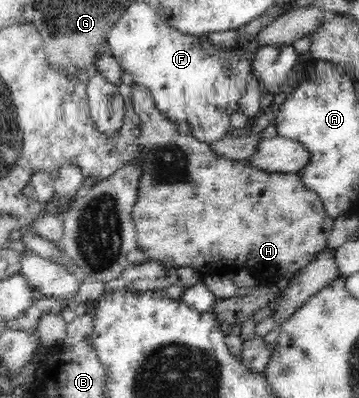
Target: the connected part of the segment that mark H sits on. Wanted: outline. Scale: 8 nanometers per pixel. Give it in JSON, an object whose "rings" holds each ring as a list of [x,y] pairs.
{"rings":[[[134,84],[131,87],[131,101],[135,112],[139,115],[141,123],[141,131],[138,136],[138,151],[140,153],[140,183],[137,186],[137,199],[136,205],[132,207],[132,219],[136,226],[136,245],[140,251],[144,252],[146,259],[159,261],[162,265],[168,268],[181,268],[181,267],[210,267],[216,269],[217,272],[220,267],[244,267],[256,282],[262,286],[282,285],[305,265],[308,265],[312,260],[318,257],[318,253],[322,252],[328,245],[328,237],[332,233],[334,227],[334,218],[330,217],[325,209],[324,202],[316,192],[304,188],[304,184],[300,181],[300,176],[297,174],[289,173],[268,173],[258,168],[252,167],[244,161],[234,161],[222,157],[216,152],[212,151],[210,144],[198,141],[195,137],[189,134],[179,134],[177,131],[178,124],[170,121],[160,110],[155,106],[154,98],[148,88],[140,84]]]}

